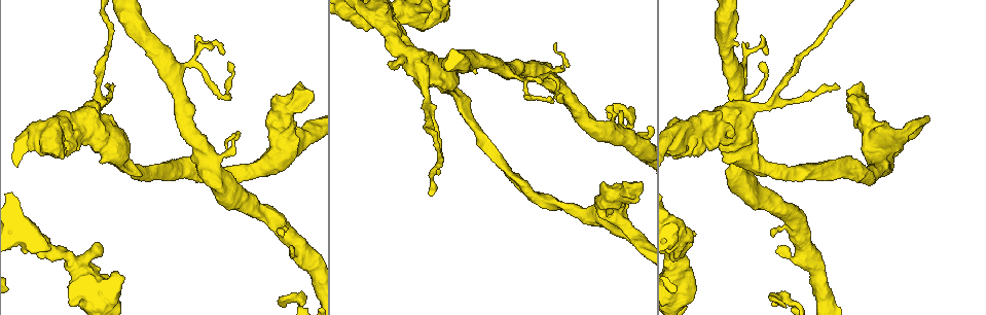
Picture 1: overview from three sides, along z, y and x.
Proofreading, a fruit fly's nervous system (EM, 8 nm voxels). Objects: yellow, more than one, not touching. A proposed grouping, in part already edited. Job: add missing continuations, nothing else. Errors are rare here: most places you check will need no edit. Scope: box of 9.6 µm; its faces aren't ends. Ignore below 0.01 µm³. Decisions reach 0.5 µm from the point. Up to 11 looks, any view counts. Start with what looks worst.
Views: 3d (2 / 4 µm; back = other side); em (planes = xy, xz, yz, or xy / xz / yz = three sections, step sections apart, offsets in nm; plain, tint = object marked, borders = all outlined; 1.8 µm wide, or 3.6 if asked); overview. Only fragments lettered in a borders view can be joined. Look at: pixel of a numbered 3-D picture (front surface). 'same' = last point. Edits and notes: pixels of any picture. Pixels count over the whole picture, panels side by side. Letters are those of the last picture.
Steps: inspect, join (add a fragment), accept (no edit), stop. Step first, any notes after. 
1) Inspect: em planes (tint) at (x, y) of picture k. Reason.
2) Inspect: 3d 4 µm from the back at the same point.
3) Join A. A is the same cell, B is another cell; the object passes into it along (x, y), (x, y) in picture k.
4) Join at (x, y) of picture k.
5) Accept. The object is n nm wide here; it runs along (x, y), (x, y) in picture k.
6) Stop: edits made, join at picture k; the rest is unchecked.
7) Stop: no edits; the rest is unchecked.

Inspect: 3d 4 µm at (608, 115) of picture 1. An open end.

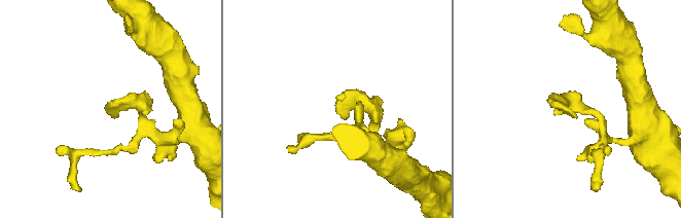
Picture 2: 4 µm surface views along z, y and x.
Inspect: em planes (borders) at (567, 107) of picture 2.

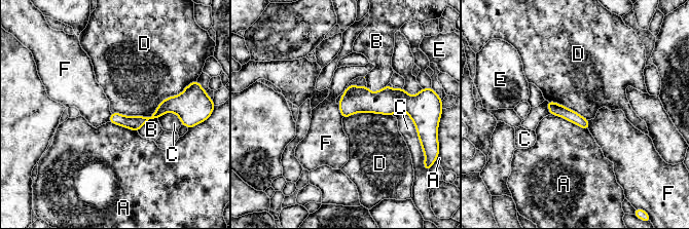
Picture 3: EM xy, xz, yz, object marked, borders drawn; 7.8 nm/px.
Accept. A, B, C, D, E and F are other cells; no lettered fragment goes on from it.

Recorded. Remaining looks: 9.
Inspect: 3d 4 µm at (412, 10) of picture 1. Sharp bend.

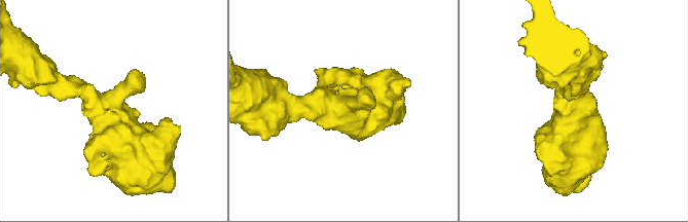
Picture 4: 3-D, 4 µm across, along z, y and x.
Inspect: em 3.6 µm yz step 4 (tint) at (341, 107) of picture 4.

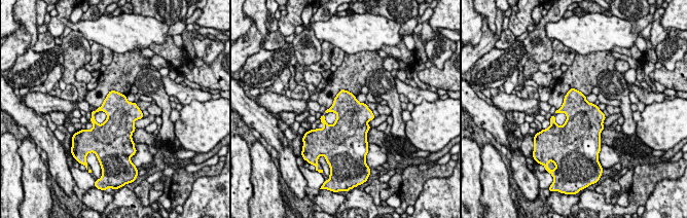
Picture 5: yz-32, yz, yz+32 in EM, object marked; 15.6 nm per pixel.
Inspect: em 3.6 µm planes (borders) at the same point. Cut it another way.

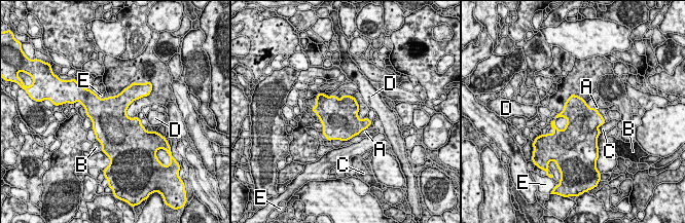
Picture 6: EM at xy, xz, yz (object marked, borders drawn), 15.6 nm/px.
Accept. The object is 500 nm wide here; A, B, C, D and E are other cells; a border runs along (96, 94), (100, 98), (104, 98) in picture 6; none of them fits.

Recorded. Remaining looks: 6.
Inspect: 3d 4 µm at (91, 126) of picture 1. Thick turns thin.

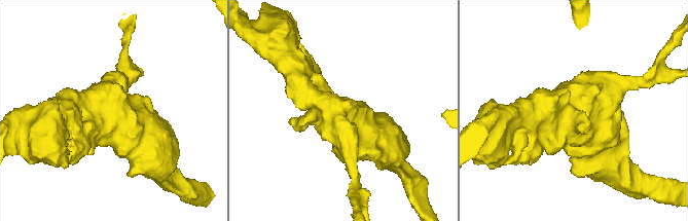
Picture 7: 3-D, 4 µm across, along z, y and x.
Inspect: em 3.6 µm planes (borders) at (112, 112) of picture 7. Need the tissue.

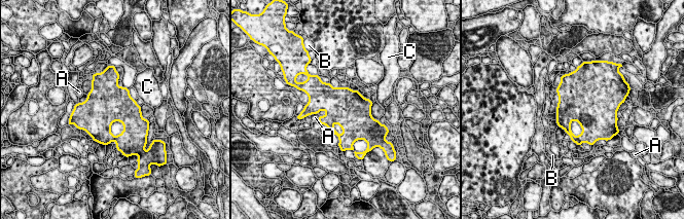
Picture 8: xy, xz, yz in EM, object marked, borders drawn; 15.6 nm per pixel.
Accept. The object is 650 nm wide here; A, B and C are other cells; a border runs along (328, 82), (335, 87), (339, 86) in picture 8; no lettered fragment goes on from it.

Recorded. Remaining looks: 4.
Inspect: 3d 4 µm at (437, 173) of picture 1. Branch stops here.

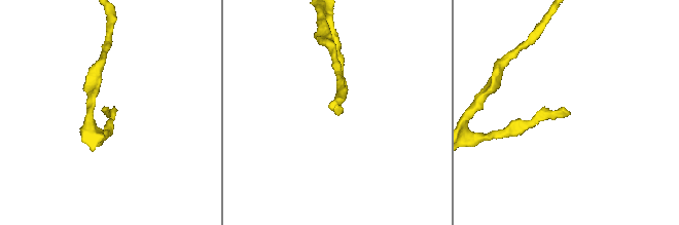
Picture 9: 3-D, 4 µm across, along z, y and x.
Inspect: em xy step 16 (borders) at (108, 110) of picture 9. Now the EM.

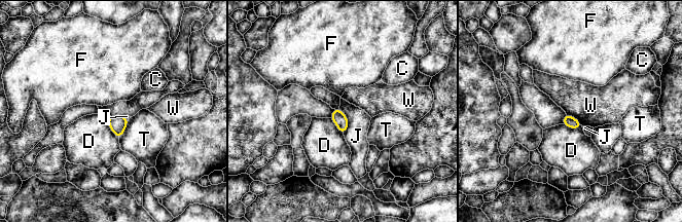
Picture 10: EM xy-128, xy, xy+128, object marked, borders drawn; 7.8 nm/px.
Inspect: em planes (borders) at the same point.

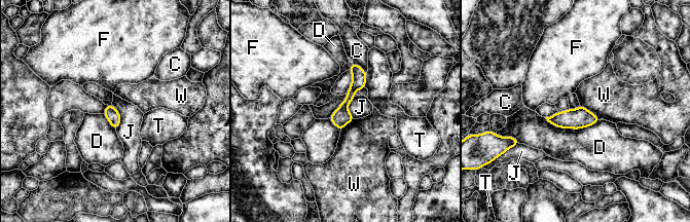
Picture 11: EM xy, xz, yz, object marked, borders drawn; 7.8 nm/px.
Accept. C, D, F, J, T and W are other cells; it runs along (355, 66), (356, 85), (340, 126) in picture 11; no lettered fragment goes on from it.

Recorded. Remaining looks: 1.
Stop: no edits; the rest is unchecked.

